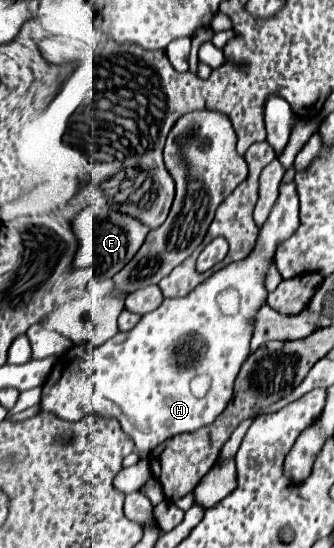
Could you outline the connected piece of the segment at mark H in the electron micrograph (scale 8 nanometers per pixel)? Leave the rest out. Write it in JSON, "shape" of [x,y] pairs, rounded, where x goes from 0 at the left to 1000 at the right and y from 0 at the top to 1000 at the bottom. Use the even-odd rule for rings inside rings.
{"shape":[[[874,328],[838,339],[832,365],[814,376],[802,401],[778,416],[772,442],[737,474],[683,482],[677,489],[653,493],[551,544],[491,547],[467,566],[431,573],[407,591],[407,599],[395,599],[389,606],[353,606],[305,631],[257,639],[246,653],[222,653],[210,661],[204,657],[174,661],[126,708],[126,734],[120,734],[126,748],[156,752],[204,770],[228,770],[257,755],[347,763],[365,785],[401,803],[413,825],[461,821],[473,810],[485,810],[491,803],[527,792],[575,788],[635,774],[647,759],[683,741],[695,726],[701,690],[713,686],[725,661],[743,653],[760,577],[778,555],[796,551],[802,540],[790,526],[790,500],[802,485],[820,482],[820,453],[832,438],[856,438],[856,431],[874,431],[886,416],[892,416],[892,347],[886,347],[886,332]],[[587,686],[629,690],[623,715],[569,712],[569,701]]]}

